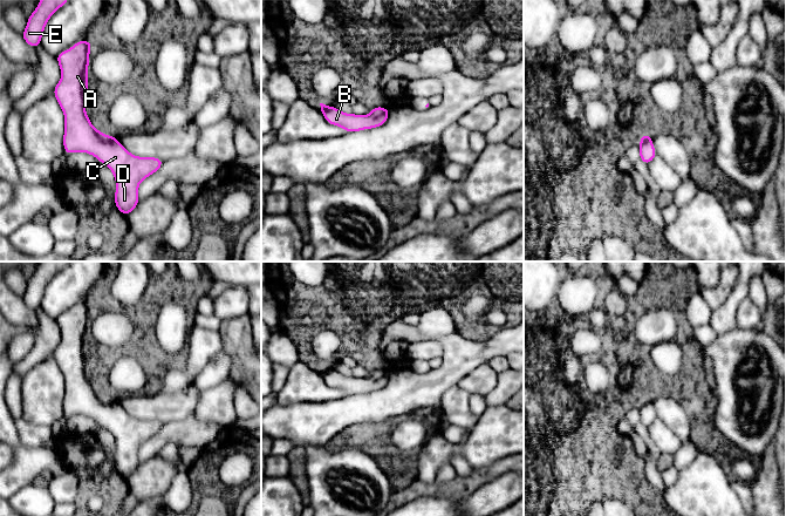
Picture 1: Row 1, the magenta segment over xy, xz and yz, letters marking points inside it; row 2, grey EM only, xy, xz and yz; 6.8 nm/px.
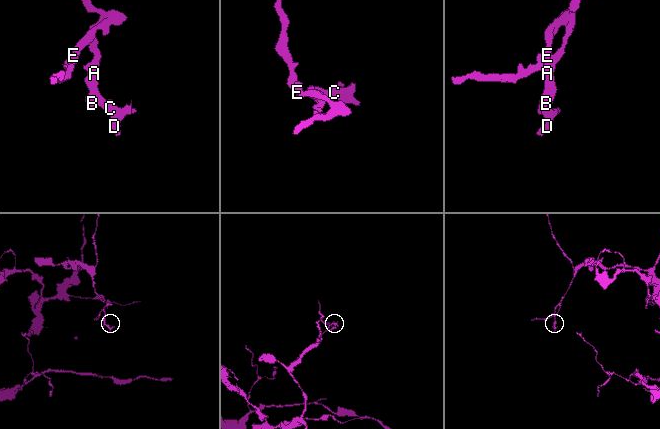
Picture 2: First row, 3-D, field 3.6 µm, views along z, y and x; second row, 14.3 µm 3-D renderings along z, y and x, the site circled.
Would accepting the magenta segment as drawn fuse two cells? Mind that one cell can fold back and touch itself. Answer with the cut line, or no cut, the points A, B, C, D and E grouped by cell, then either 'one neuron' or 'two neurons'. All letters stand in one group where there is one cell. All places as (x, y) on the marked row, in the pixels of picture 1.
cut none; groups A B C D E; one neuron

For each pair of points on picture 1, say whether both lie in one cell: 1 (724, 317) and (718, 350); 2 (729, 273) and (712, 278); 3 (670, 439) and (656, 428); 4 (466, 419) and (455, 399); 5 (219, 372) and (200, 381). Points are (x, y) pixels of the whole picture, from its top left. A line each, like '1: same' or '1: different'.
1: different
2: different
3: same
4: same
5: same

